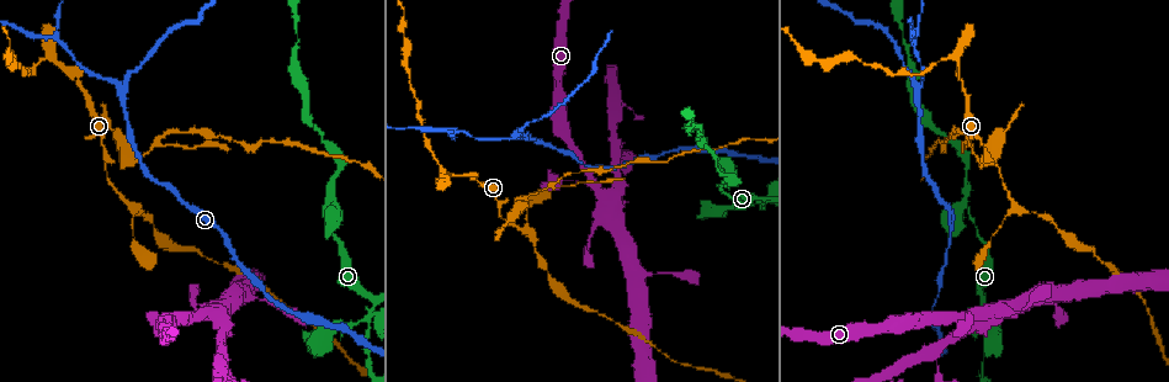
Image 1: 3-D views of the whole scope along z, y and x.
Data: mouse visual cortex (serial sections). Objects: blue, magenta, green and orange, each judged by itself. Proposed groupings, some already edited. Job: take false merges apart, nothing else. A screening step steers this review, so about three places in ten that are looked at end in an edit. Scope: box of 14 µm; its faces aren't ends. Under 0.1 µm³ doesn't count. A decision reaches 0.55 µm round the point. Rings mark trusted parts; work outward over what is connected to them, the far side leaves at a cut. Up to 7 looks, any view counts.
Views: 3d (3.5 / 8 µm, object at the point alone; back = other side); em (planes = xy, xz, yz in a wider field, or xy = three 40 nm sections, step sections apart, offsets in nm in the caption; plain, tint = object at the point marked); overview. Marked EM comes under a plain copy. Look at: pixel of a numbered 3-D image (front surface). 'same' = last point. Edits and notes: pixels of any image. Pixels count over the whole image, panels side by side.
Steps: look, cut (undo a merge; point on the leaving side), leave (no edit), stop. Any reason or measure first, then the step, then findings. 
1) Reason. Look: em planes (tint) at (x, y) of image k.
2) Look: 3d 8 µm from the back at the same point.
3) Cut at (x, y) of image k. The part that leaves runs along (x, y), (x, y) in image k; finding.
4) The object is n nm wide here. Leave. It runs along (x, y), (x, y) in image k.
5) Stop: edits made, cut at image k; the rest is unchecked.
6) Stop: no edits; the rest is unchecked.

Arms part here. Look: 3d 3.5 µm at (516, 136) of image 1.

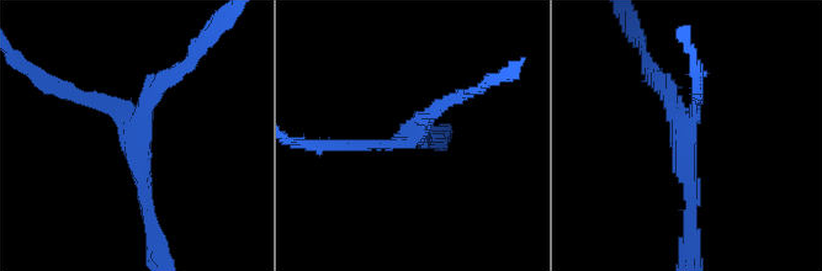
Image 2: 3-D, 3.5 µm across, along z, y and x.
3 arms meet here; the arms are 150, 200, 200 nm wide. Look: em xy step 5 (tint) at (139, 128) of image 2.

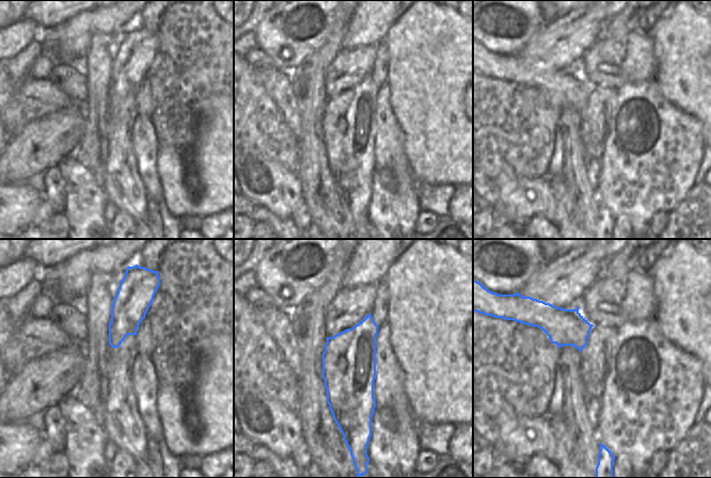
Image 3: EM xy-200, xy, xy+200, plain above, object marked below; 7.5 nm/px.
Leave. It runs along (689, 210), (680, 115), (648, 65) in image 2; one cell here.

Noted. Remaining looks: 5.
Arms part here. Look: 3d 3.5 µm from the back at (60, 41) of image 1.

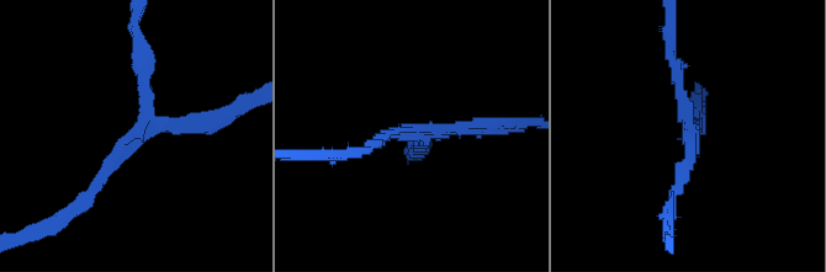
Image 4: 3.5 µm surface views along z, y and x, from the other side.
3 arms meet here; the arms are 150, 150, 200 nm wide; need the tissue. Look: em xy step 5 (tint) at (405, 132) of image 4.

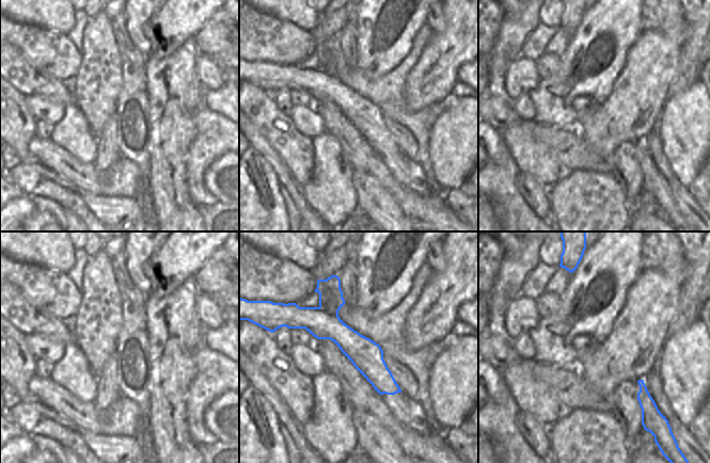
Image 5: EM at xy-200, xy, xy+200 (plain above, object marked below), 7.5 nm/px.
Cut at (678, 78) of image 4. The part that leaves runs along (684, 117), (670, 30) in image 4; a second cell is stuck on.

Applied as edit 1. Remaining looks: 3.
Look: overview.

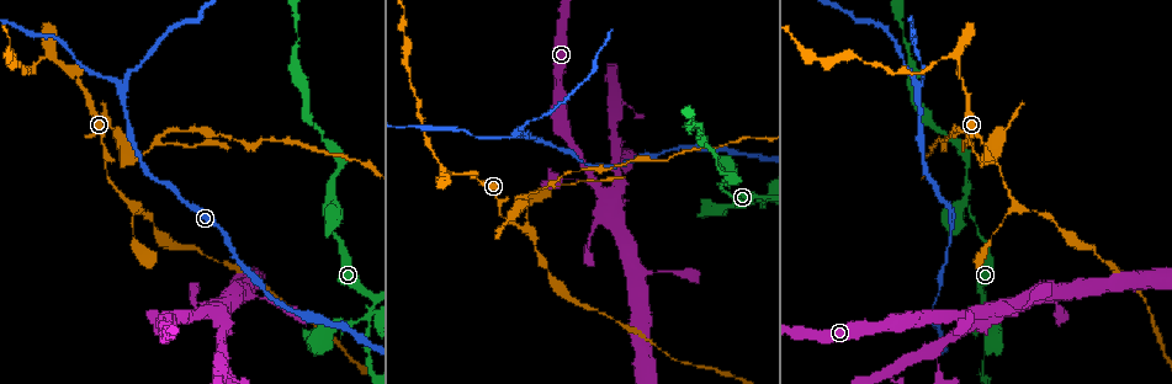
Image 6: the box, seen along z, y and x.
Narrows sharply. Look: 3d 8 µm at (964, 204) of image 6.

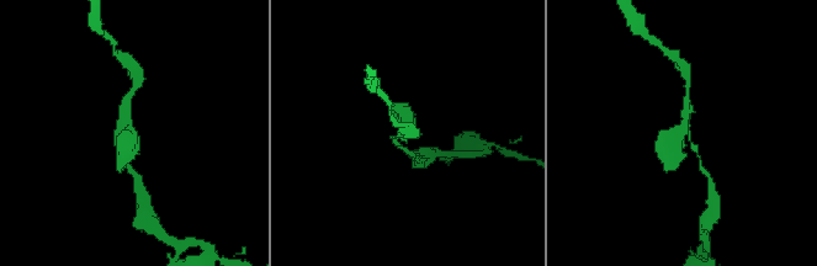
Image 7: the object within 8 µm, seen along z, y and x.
3 arms meet here; the arms are 150, 250, 500 nm wide. Look: em planes (tint) at (689, 129) of image 7.

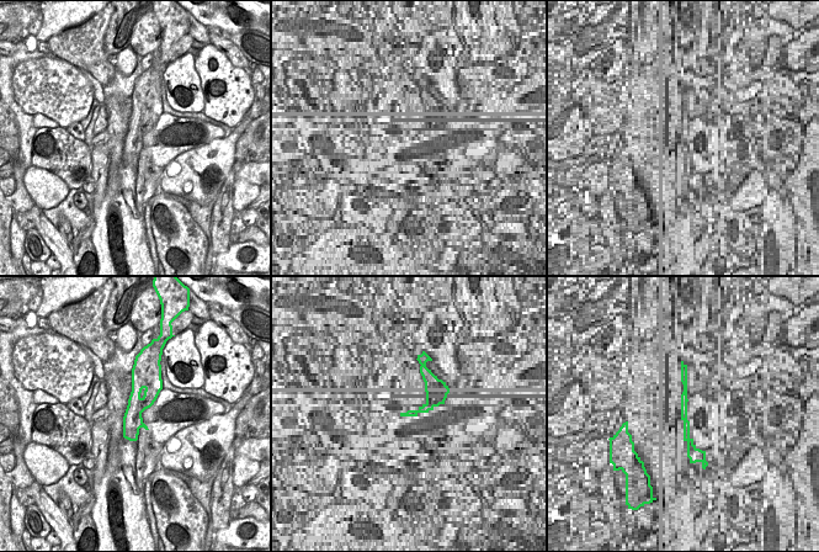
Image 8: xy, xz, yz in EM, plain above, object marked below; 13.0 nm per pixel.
The object is 300 nm wide here. Leave. It runs along (700, 161), (686, 132), (688, 95) in image 7; continuous, no second cell.

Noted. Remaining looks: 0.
Stop: edits made, cut at image 4; the rest is unchecked.

